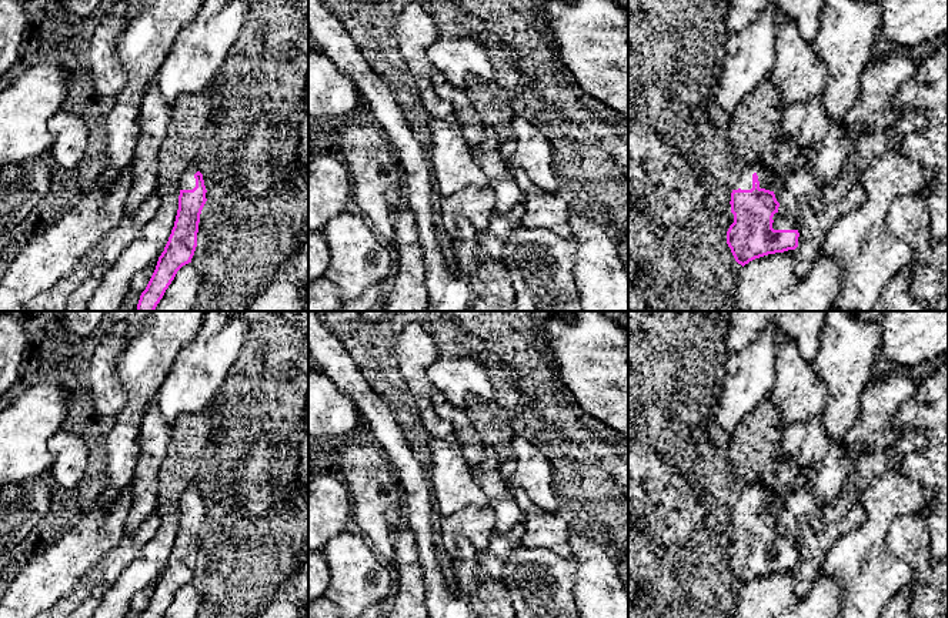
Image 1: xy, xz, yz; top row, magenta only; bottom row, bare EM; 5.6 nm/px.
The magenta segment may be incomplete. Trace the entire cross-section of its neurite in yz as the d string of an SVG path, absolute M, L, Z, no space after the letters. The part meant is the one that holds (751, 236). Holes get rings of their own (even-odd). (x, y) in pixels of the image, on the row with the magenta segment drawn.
M798 156L781 168L761 163L742 167L731 193L734 223L727 231L727 244L742 267L755 258L798 247L797 224L778 201L788 177L802 163L802 156Z

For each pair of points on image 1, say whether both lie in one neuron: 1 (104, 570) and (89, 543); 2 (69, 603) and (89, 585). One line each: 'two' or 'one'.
1: two
2: one

